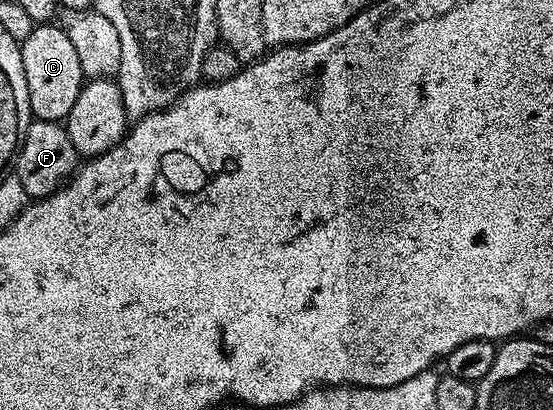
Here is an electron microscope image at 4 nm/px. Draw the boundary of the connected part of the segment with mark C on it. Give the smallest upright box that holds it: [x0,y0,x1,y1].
[21,23,85,121]

